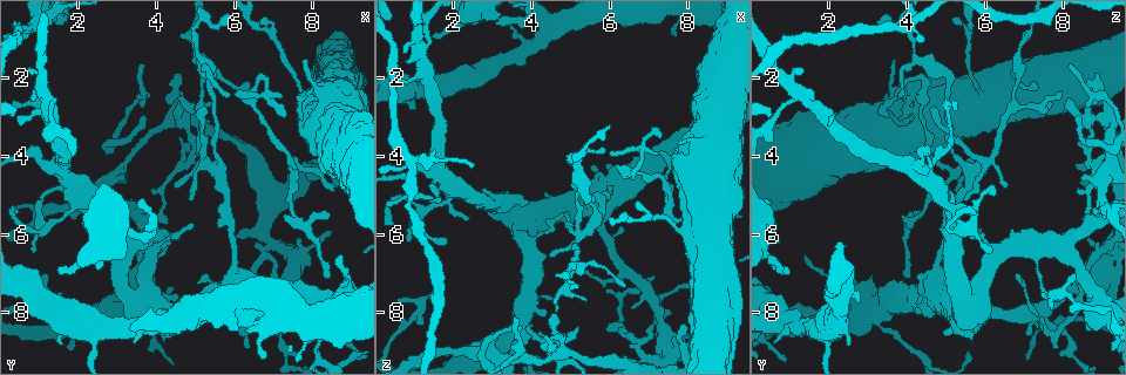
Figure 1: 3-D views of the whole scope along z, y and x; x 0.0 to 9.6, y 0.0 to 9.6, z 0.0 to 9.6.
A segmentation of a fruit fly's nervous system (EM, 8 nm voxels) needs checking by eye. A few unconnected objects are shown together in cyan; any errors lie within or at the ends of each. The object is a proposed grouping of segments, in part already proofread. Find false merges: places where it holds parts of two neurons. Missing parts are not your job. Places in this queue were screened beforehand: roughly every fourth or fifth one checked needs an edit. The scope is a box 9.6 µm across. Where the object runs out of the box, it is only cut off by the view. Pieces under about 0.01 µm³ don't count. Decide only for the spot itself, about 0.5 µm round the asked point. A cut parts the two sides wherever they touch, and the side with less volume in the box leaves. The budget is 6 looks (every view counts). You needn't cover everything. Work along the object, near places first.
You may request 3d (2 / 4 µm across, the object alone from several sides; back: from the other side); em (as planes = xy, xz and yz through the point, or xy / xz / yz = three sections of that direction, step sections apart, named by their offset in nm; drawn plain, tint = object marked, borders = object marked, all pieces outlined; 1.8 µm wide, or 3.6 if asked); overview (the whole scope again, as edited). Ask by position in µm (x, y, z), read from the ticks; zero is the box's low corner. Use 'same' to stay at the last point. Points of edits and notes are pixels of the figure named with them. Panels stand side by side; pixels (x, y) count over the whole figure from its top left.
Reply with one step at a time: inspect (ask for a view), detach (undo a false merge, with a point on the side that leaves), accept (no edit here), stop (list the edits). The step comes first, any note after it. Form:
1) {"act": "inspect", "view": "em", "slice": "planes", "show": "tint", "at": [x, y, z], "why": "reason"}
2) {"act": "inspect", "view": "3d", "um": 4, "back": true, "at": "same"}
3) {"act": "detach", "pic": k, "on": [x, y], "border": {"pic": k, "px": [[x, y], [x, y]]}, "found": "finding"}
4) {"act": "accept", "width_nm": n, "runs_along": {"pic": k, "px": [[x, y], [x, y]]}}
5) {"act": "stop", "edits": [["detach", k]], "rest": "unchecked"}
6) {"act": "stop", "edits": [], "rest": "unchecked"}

{"act": "inspect", "view": "3d", "um": 4, "at": [0.90, 0.70, 4.15], "why": "three-way junction"}

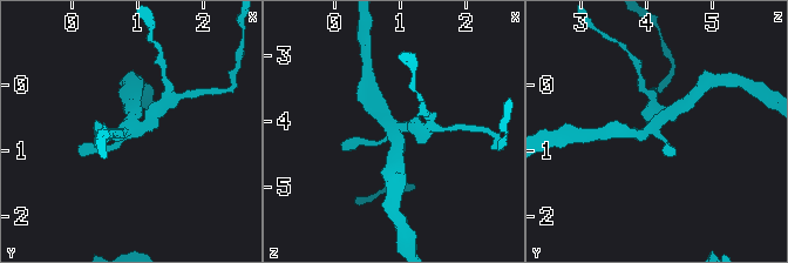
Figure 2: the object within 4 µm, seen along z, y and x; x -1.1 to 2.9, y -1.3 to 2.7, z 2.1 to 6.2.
{"act": "inspect", "view": "em", "slice": "planes", "show": "tint", "at": [0.85, 0.60, 4.10], "why": "need the tissue"}

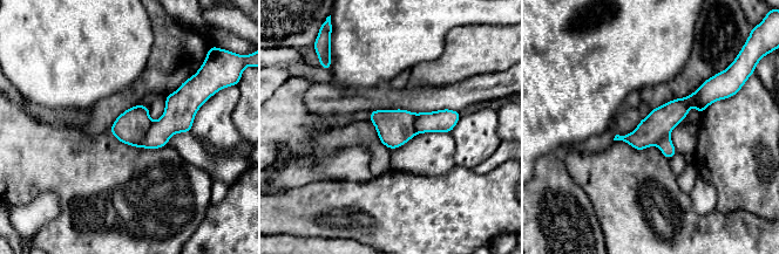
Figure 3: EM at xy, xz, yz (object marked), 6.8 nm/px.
{"act": "detach", "pic": 3, "on": [177, 117], "border": {"pic": 3, "px": [[153, 122], [146, 136], [134, 145]]}, "found": "two neurons meet here"}

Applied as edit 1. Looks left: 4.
{"act": "inspect", "view": "3d", "um": 2, "at": [3.70, 5.85, 8.65], "why": "three-way junction"}

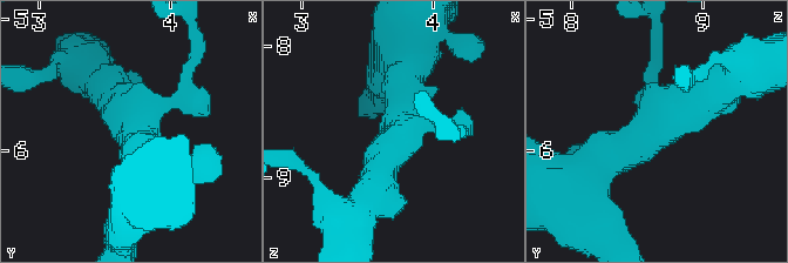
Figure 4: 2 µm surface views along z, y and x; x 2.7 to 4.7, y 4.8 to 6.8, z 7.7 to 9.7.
{"act": "inspect", "view": "em", "slice": "planes", "show": "borders", "at": [3.70, 5.84, 8.64], "arms": 3, "why": "need the tissue"}

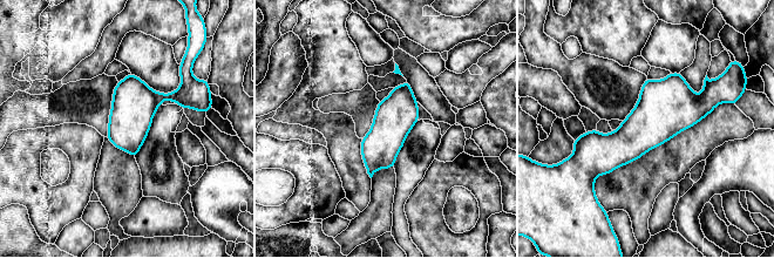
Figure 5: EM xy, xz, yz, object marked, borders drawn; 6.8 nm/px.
{"act": "accept", "found": "one neuron here"}

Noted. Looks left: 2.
{"act": "stop", "edits": [["detach", 3]], "rest": "unchecked"}

